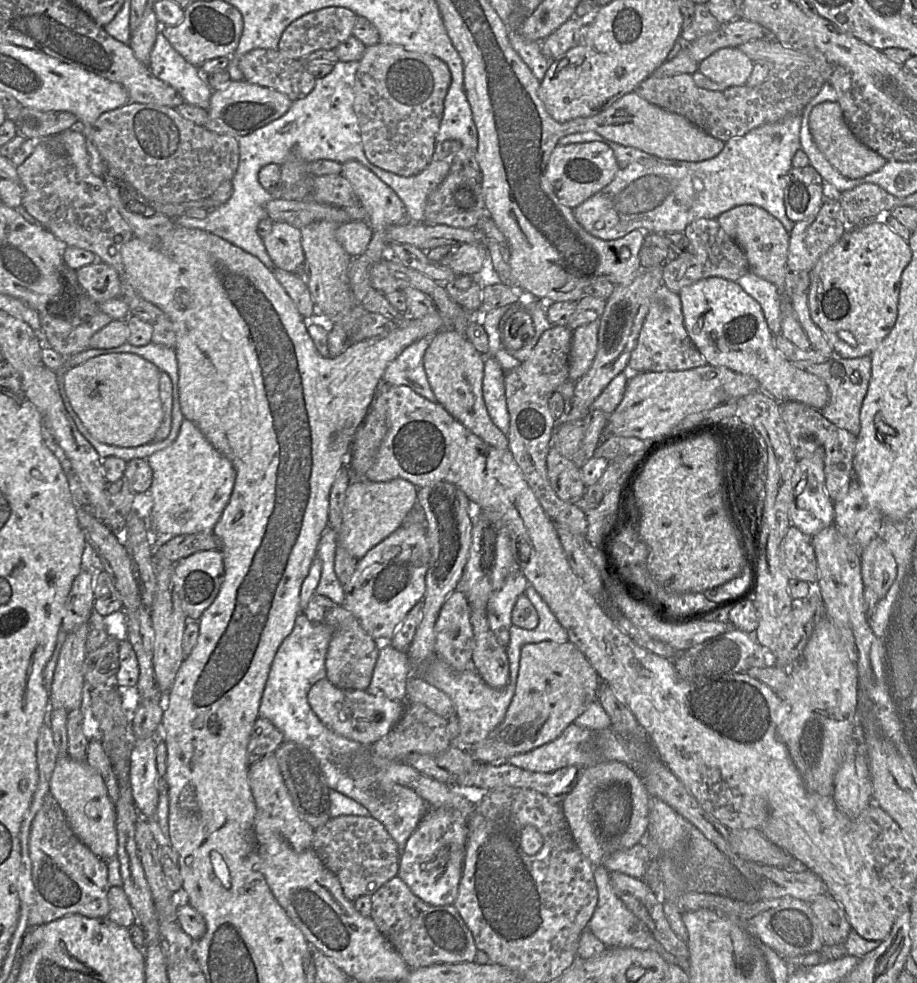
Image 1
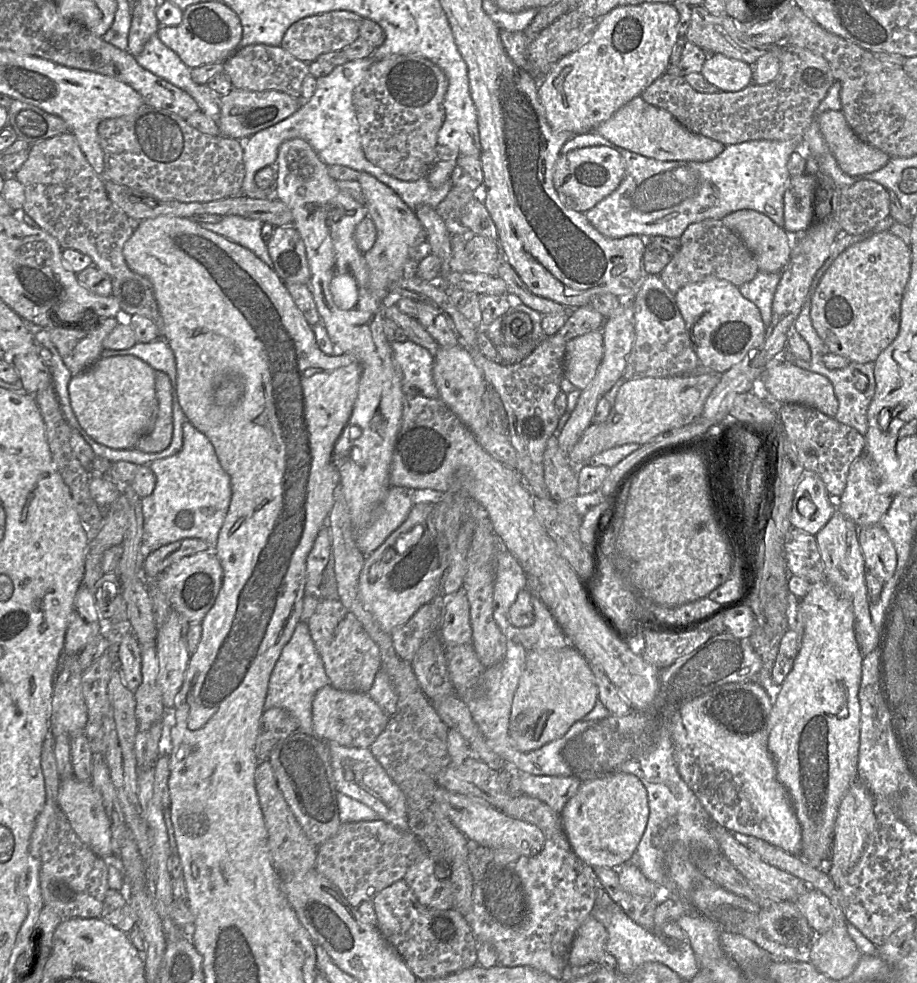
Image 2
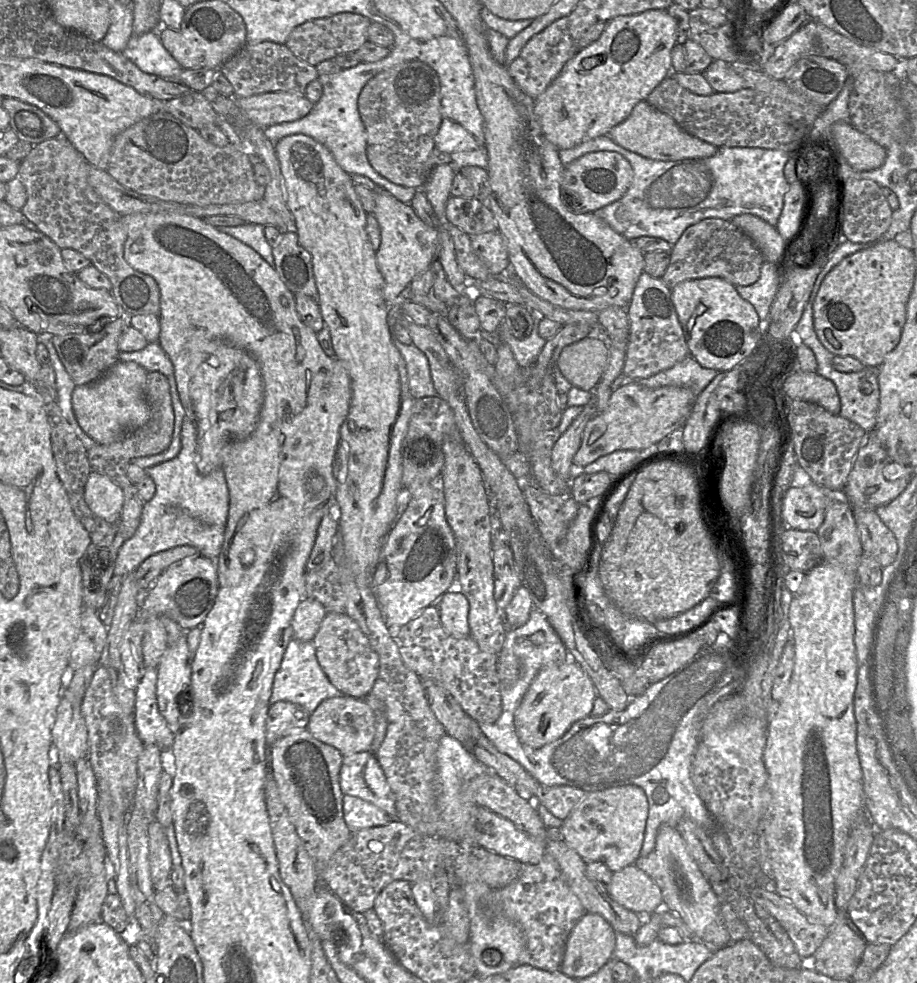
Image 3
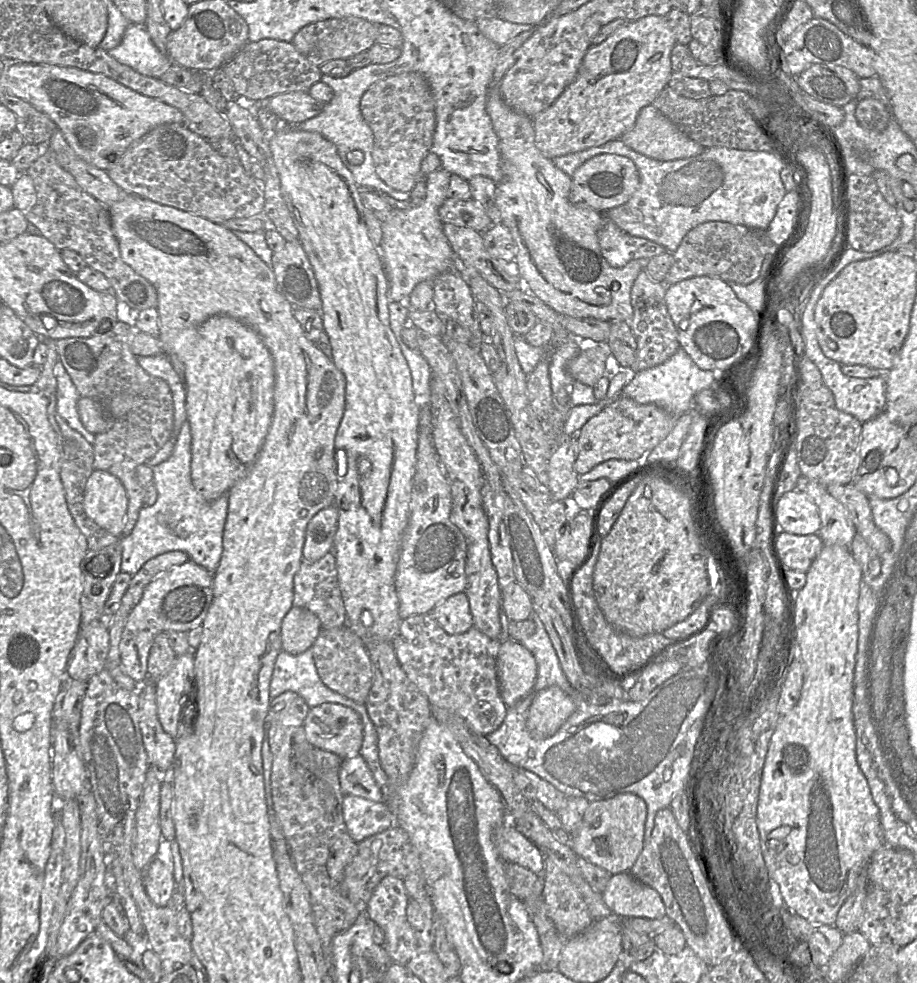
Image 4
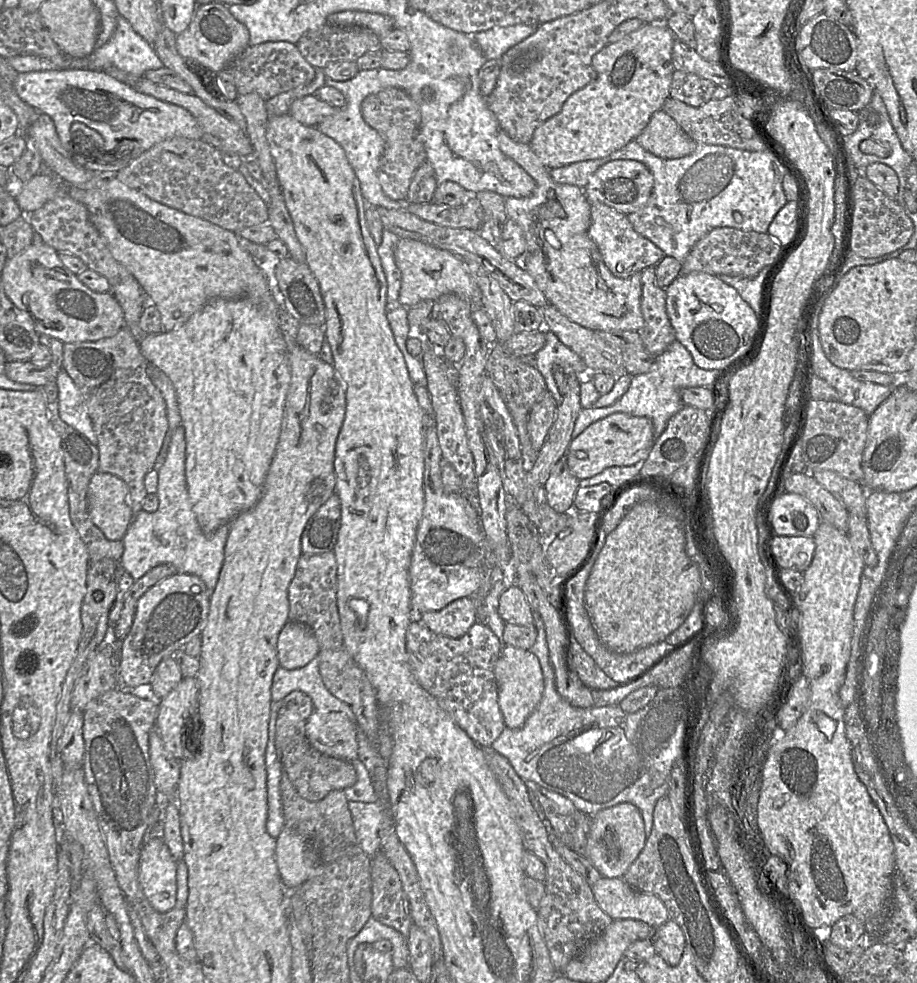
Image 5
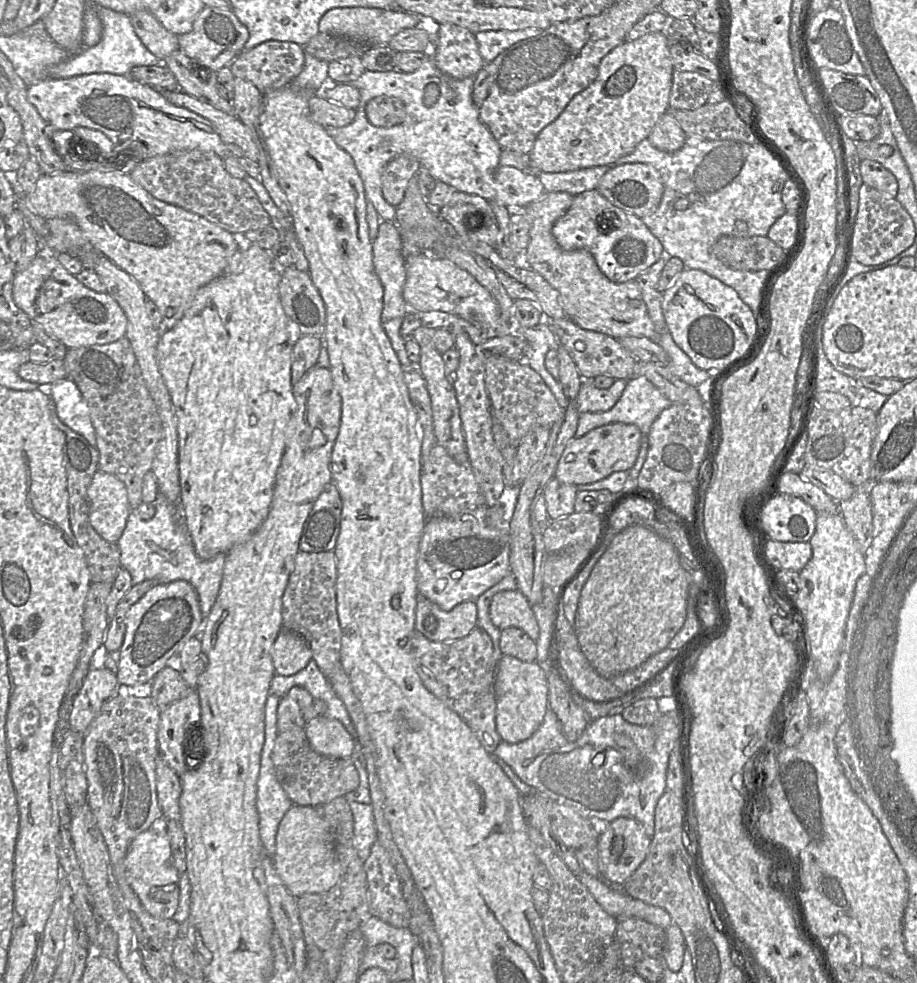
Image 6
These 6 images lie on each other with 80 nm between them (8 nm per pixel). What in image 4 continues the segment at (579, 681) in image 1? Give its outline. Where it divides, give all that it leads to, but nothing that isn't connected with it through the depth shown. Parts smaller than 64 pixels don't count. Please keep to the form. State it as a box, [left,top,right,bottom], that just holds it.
[526,686,575,739]

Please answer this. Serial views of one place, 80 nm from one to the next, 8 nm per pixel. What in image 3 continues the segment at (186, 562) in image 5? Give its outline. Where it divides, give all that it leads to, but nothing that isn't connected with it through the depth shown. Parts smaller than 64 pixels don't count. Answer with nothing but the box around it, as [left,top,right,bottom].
[114,416,229,576]

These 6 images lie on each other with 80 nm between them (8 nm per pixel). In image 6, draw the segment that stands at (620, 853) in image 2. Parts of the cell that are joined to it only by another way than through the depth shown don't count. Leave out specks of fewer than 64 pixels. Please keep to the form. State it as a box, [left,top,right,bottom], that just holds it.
[597,817,652,884]

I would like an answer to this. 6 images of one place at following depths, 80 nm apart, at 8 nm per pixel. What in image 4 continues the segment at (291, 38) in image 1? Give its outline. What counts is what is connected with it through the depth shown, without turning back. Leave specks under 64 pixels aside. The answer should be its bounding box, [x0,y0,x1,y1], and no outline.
[292,16,377,67]

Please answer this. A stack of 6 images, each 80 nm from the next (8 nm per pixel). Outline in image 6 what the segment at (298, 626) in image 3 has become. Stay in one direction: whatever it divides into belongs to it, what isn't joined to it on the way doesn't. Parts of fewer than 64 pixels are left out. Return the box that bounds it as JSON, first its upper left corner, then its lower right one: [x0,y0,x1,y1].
[271,629,313,675]

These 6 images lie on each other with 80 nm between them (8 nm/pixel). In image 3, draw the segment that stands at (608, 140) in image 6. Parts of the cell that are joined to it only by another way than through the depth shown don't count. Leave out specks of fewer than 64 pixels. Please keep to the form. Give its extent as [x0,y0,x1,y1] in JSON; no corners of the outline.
[535,10,676,150]

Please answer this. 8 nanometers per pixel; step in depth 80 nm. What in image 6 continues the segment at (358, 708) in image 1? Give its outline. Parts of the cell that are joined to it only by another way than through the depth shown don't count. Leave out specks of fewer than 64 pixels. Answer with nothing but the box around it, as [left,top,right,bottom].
[307,715,357,758]

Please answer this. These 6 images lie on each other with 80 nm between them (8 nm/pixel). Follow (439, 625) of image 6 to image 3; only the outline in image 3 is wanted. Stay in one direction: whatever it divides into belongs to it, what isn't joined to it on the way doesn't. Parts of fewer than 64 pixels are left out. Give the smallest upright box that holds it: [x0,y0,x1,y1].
[437,585,470,638]

